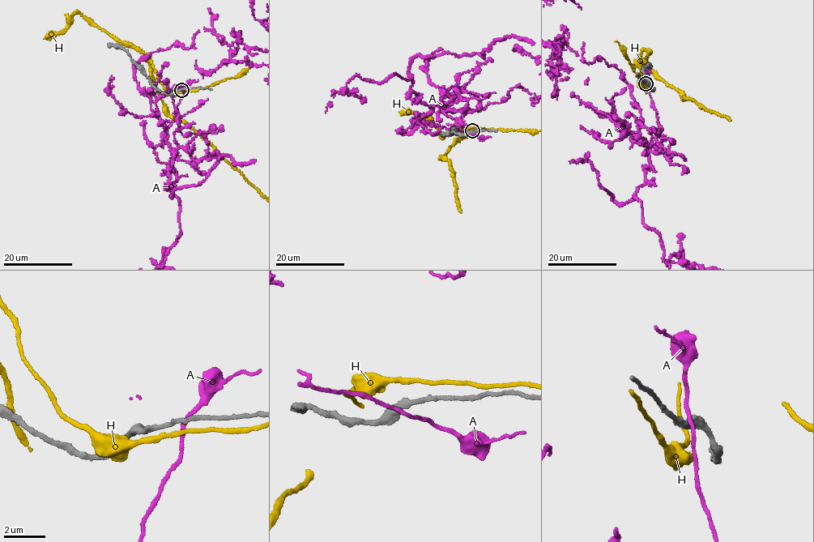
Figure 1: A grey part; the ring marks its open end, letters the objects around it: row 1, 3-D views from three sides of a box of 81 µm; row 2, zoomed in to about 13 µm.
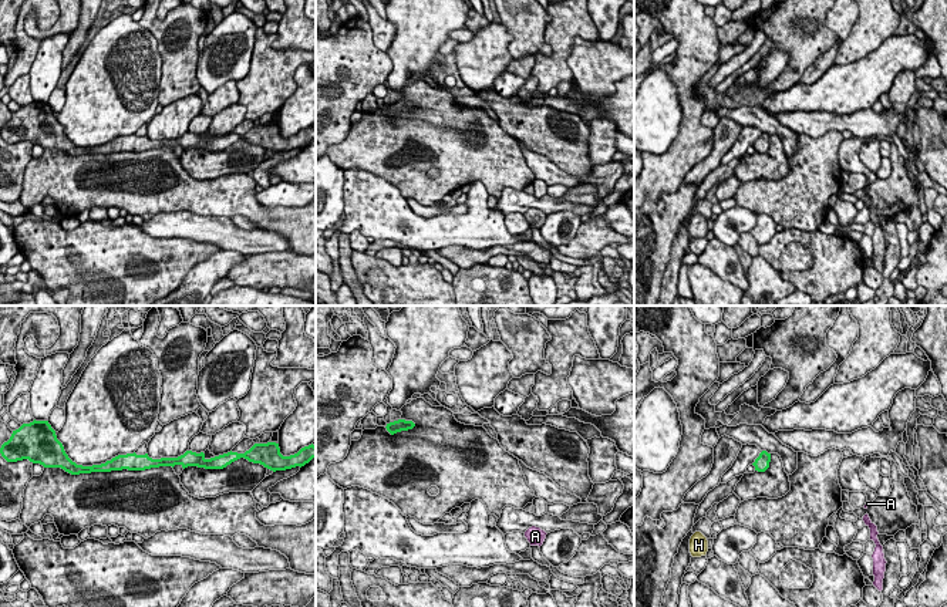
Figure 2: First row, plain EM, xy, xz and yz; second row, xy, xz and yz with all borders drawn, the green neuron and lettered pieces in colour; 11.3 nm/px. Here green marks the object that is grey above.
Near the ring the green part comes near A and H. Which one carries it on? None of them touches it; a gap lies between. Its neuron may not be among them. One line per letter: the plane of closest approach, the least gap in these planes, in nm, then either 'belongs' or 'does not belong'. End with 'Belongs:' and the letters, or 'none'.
A: nearest in yz; 1150 nm apart; does not belong
H: nearest in yz; 950 nm apart; does not belong
Belongs: none

